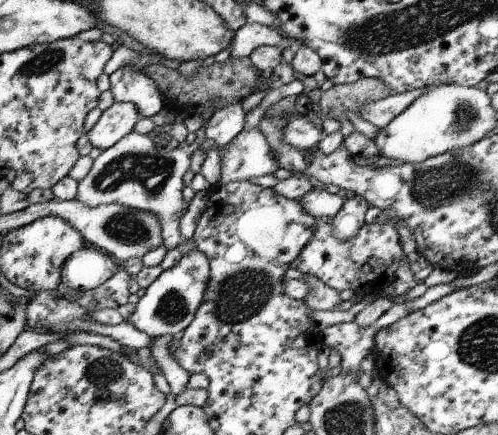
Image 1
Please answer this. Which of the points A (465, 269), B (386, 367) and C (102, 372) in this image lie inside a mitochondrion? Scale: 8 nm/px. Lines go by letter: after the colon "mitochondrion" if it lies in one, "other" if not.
A: other
B: other
C: mitochondrion

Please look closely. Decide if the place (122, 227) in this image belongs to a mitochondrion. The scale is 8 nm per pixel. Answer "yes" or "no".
yes

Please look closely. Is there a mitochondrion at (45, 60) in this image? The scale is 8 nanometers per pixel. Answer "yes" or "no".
yes

